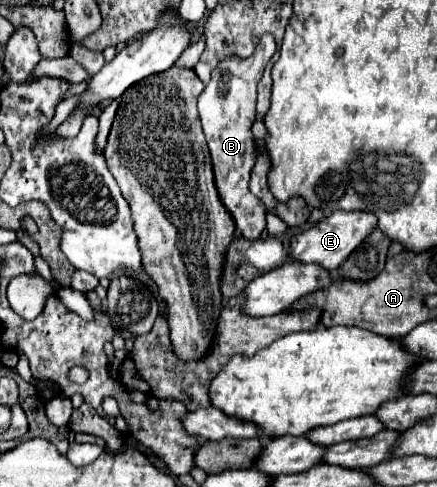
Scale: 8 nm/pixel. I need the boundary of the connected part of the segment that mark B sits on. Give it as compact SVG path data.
M265 33L254 54L249 58L225 57L225 61L221 61L217 69L213 69L213 77L209 85L205 85L201 97L197 99L197 111L199 111L199 119L203 125L205 139L207 139L207 147L213 159L213 173L215 173L215 185L217 185L219 197L223 205L227 207L227 211L231 213L241 235L251 241L259 239L261 231L265 229L265 207L249 191L249 177L255 165L251 123L255 119L257 83L276 49L273 35Z

